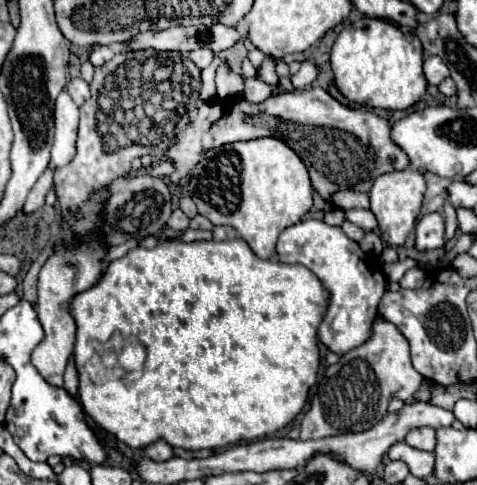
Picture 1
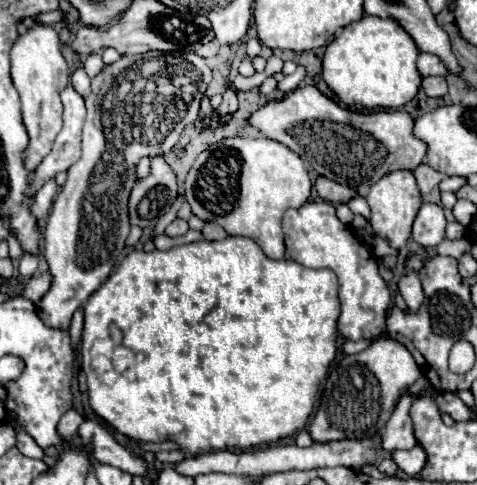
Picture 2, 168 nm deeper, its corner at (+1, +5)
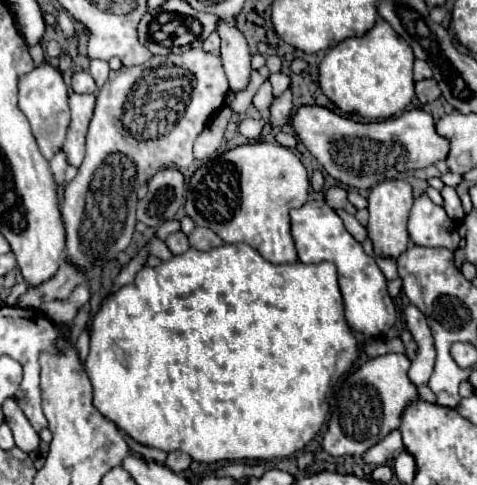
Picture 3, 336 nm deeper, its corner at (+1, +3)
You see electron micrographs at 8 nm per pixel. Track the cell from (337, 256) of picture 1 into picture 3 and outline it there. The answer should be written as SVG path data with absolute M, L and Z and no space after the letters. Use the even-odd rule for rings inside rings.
M309 200L301 208L291 210L291 232L301 262L333 262L337 266L349 326L367 336L385 336L397 318L393 300L387 294L387 280L375 264L375 258L365 254L363 246L345 230L343 220L335 214L335 210L327 206L325 200Z

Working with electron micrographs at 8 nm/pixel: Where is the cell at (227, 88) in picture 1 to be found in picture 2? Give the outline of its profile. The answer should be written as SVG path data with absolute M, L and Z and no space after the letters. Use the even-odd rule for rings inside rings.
M225 84L225 90L223 90L223 104L215 110L215 118L213 118L213 126L211 128L217 128L217 116L223 114L223 112L235 112L237 110L237 92L231 84Z

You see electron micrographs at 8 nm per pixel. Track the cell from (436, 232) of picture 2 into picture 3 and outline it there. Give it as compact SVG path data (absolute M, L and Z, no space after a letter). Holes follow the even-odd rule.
M427 194L415 198L409 216L409 236L419 246L441 246L447 250L457 250L459 246L459 232L457 224L447 218L447 212L433 204Z

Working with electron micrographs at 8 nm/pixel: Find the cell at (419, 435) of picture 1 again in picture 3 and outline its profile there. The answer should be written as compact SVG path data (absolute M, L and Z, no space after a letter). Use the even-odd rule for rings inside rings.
M393 430L391 434L387 434L379 444L375 444L371 450L367 450L363 454L363 462L365 464L373 464L373 466L379 466L379 464L387 464L391 466L393 460L403 452L403 440L401 440L401 432L399 430Z

